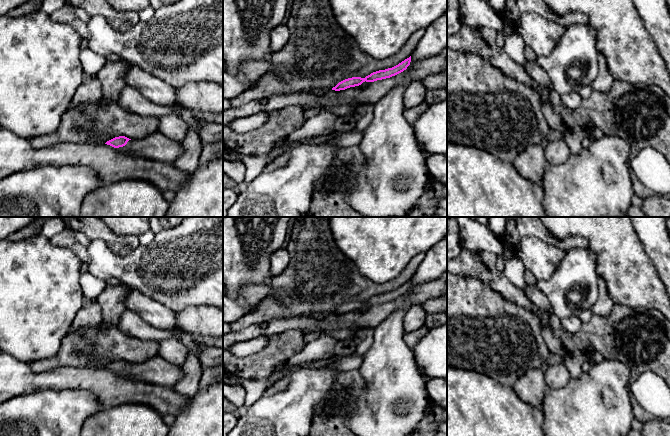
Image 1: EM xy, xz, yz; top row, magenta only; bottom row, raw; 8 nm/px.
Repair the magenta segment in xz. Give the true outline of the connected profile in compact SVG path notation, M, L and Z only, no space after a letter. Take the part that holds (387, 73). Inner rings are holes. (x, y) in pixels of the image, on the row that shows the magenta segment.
M411 56L392 68L373 72L370 75L366 76L365 78L352 77L345 79L339 82L335 87L333 87L332 90L335 91L345 90L350 87L359 86L365 81L374 82L377 80L390 78L406 70L407 67L410 65L410 62L411 62Z

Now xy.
M119 136L107 141L105 144L110 145L114 148L119 148L125 146L129 140L131 139L125 136Z

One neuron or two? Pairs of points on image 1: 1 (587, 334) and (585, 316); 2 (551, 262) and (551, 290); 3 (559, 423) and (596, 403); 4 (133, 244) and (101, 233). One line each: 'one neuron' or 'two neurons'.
1: two neurons
2: two neurons
3: one neuron
4: one neuron

